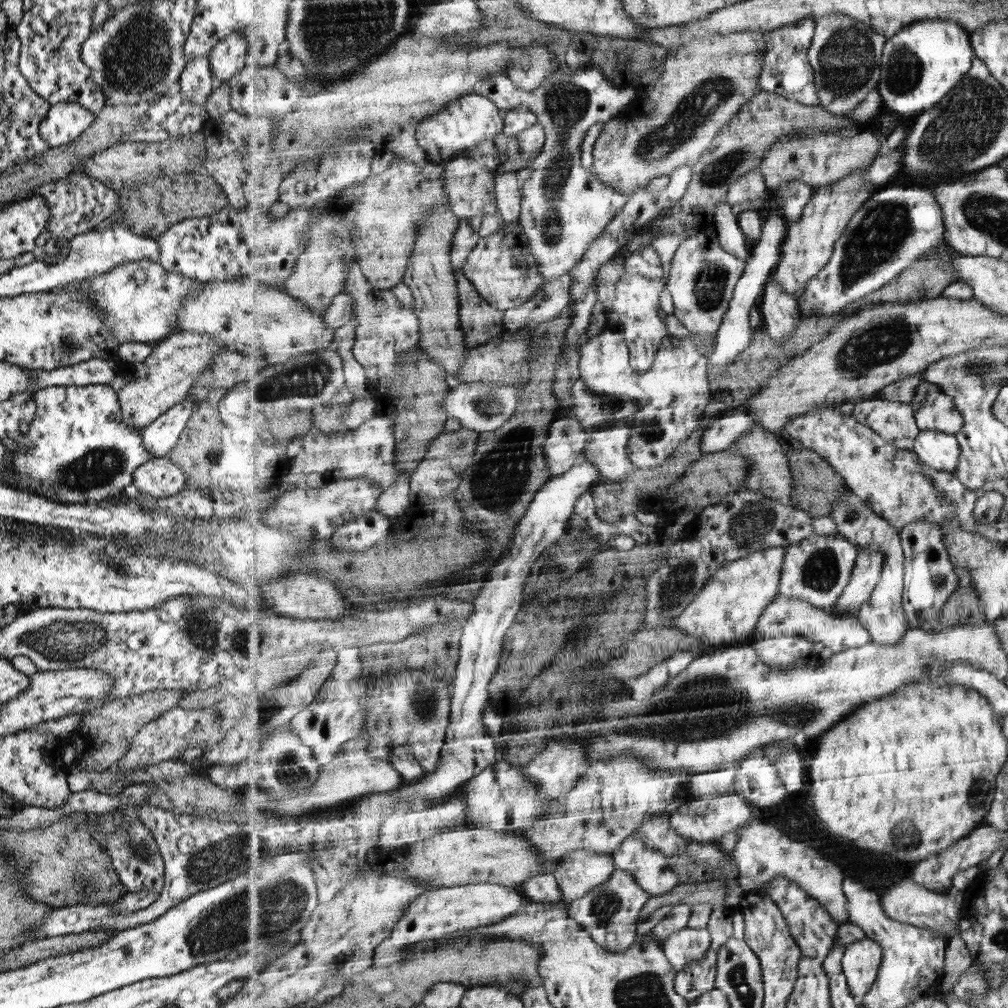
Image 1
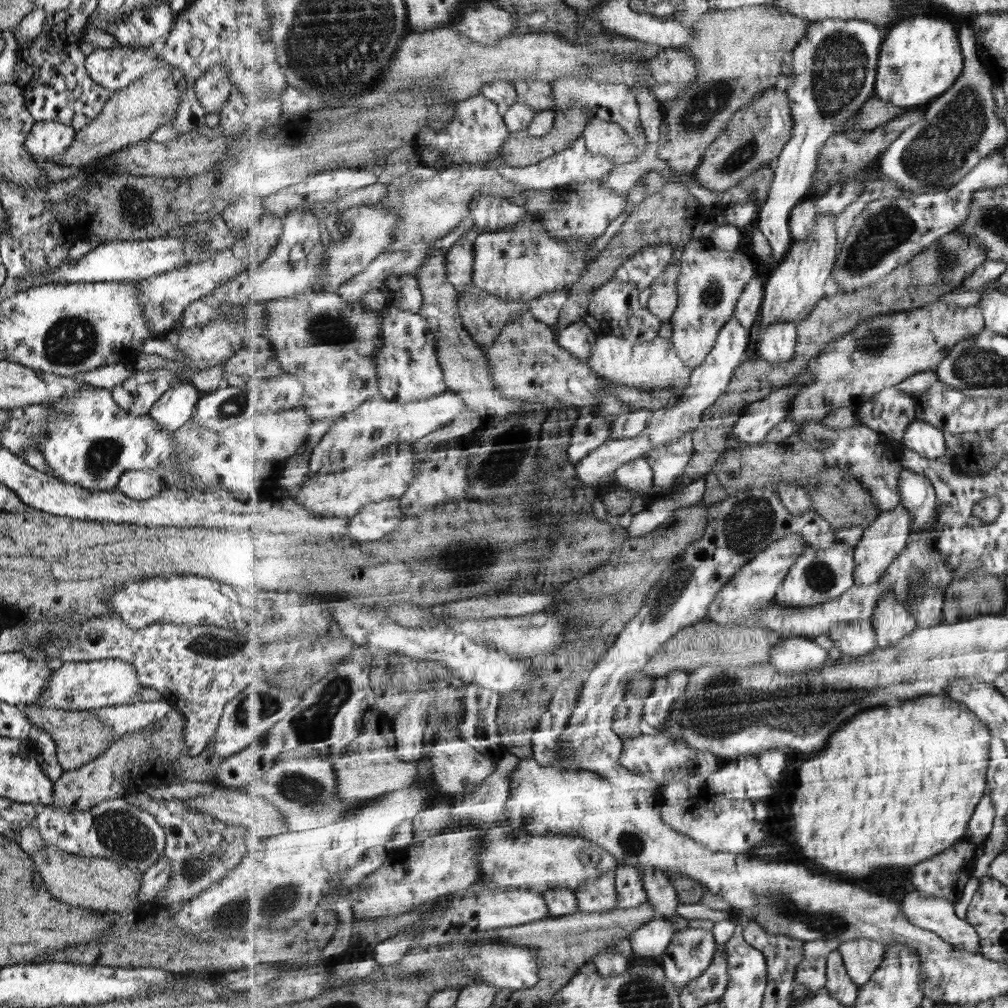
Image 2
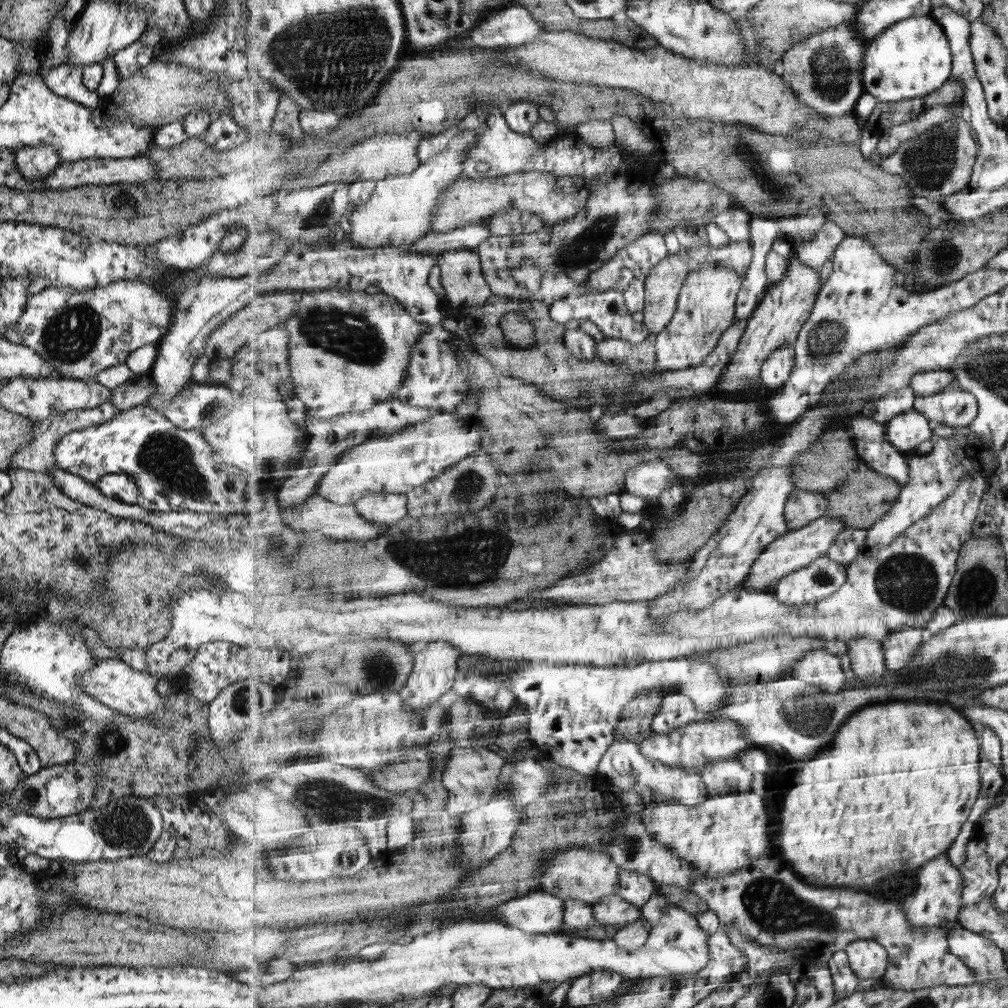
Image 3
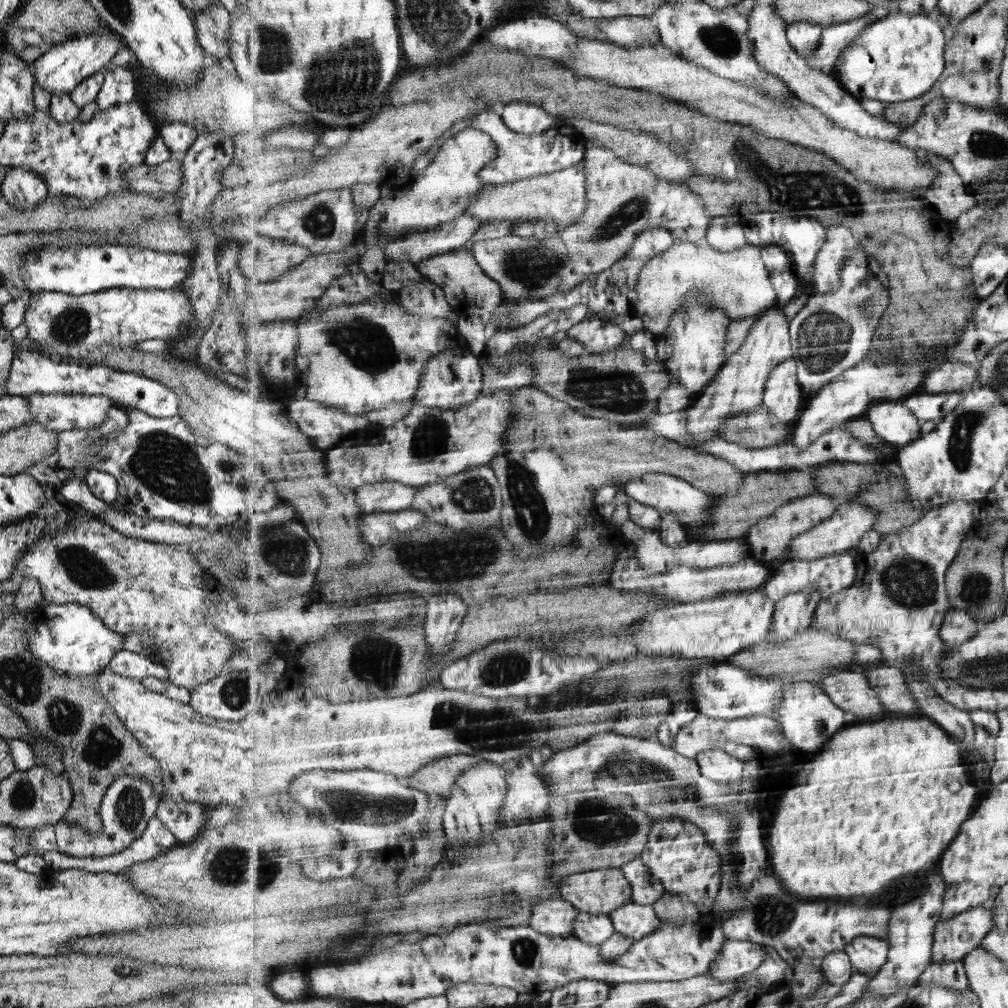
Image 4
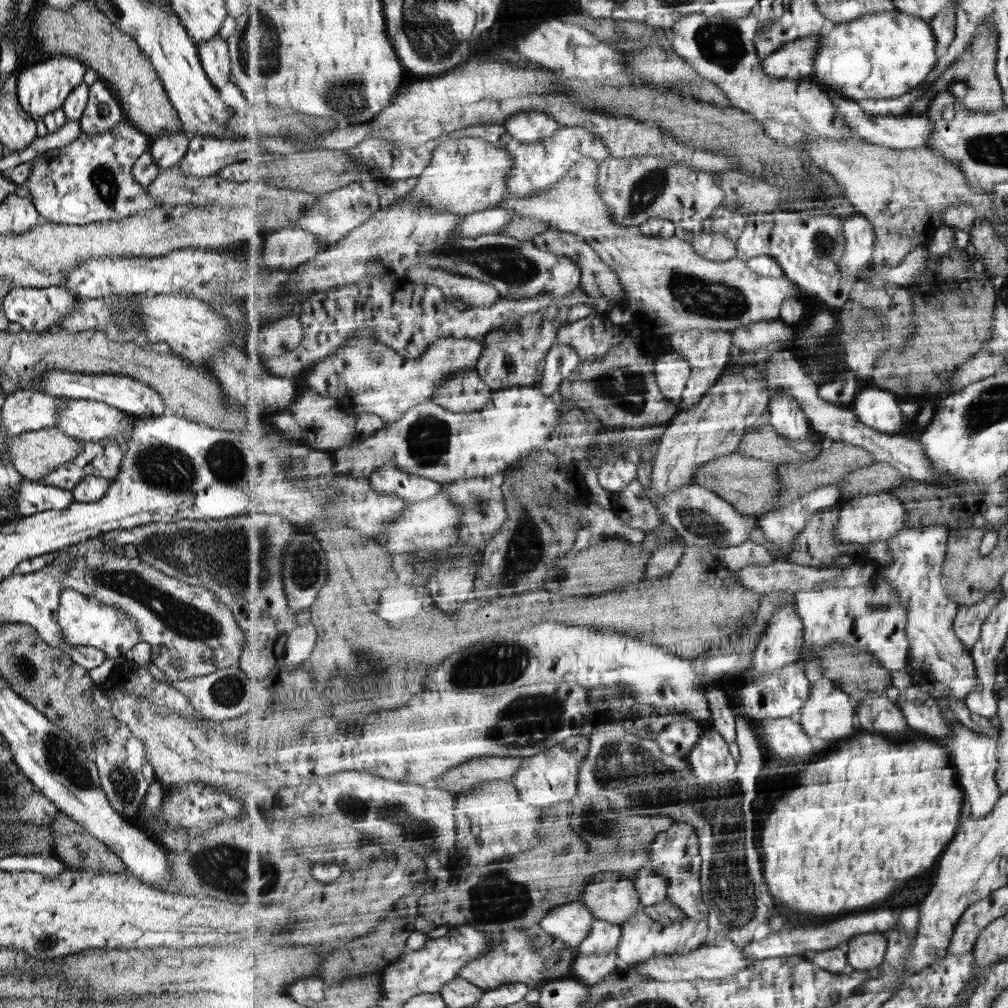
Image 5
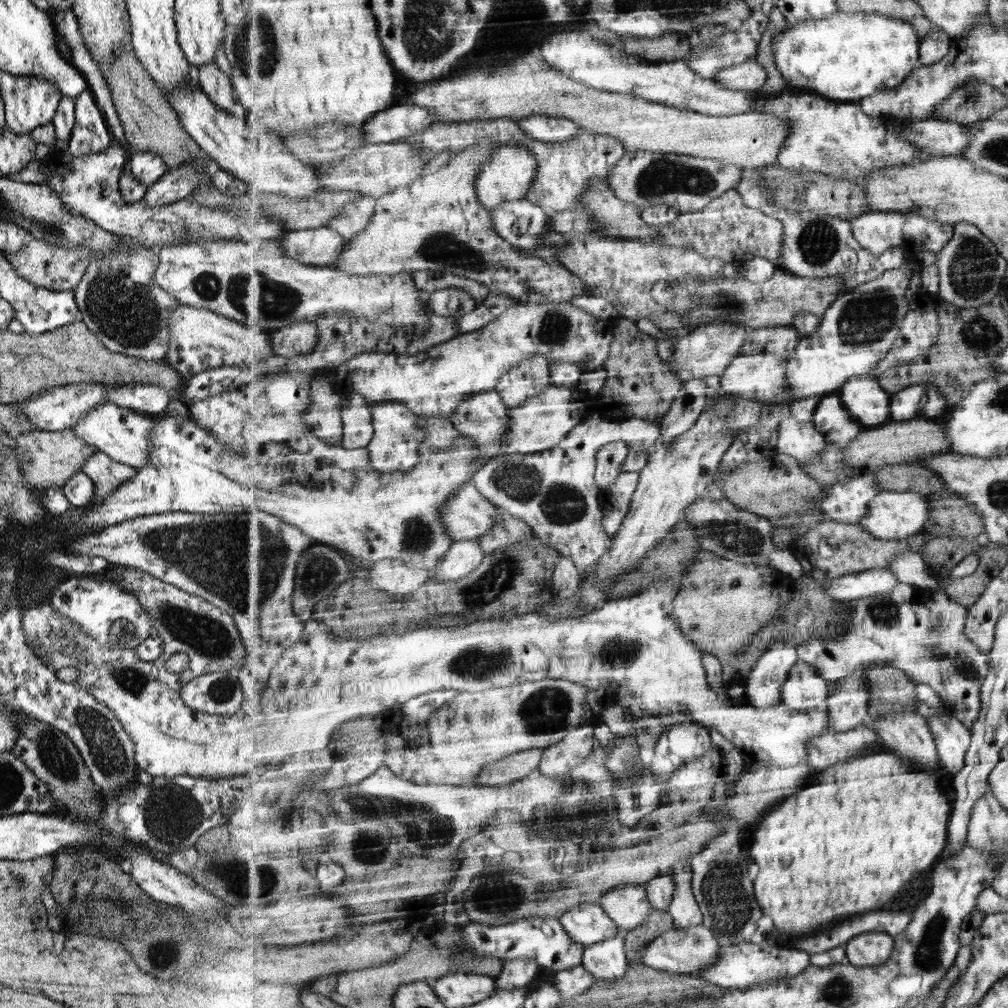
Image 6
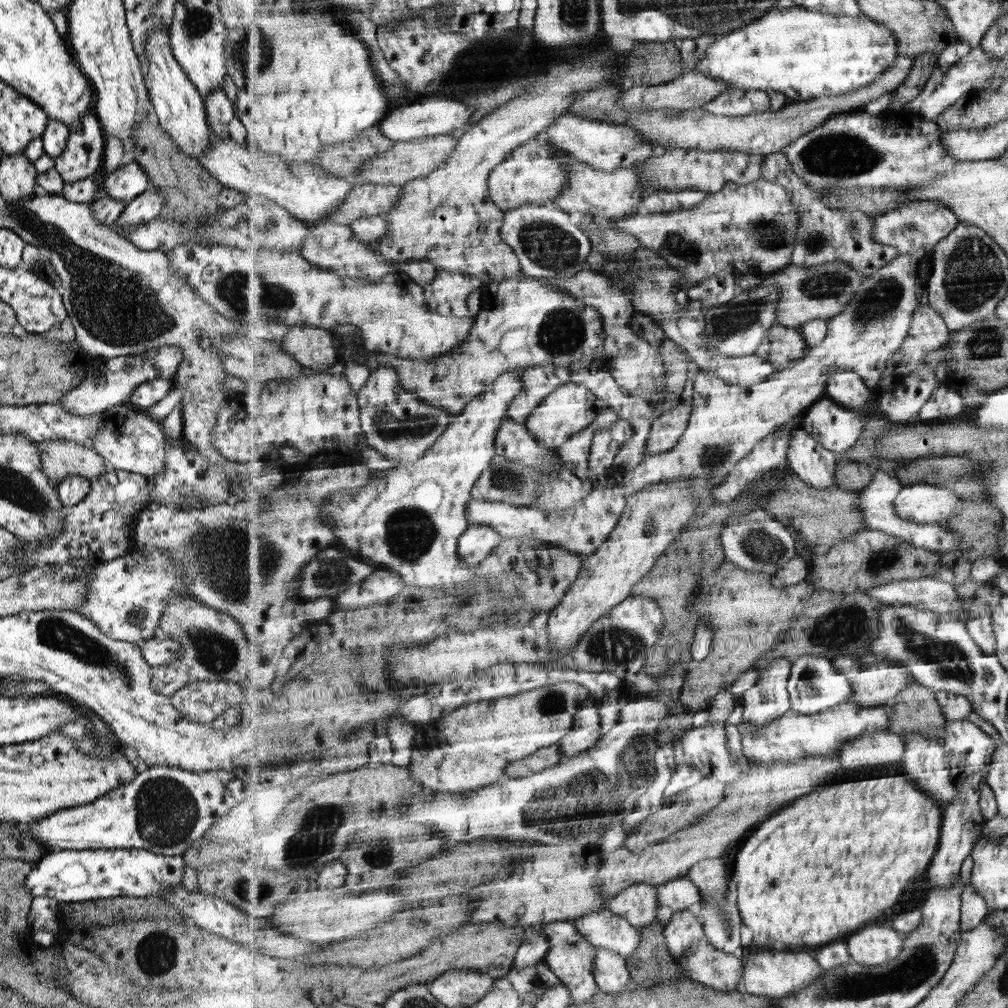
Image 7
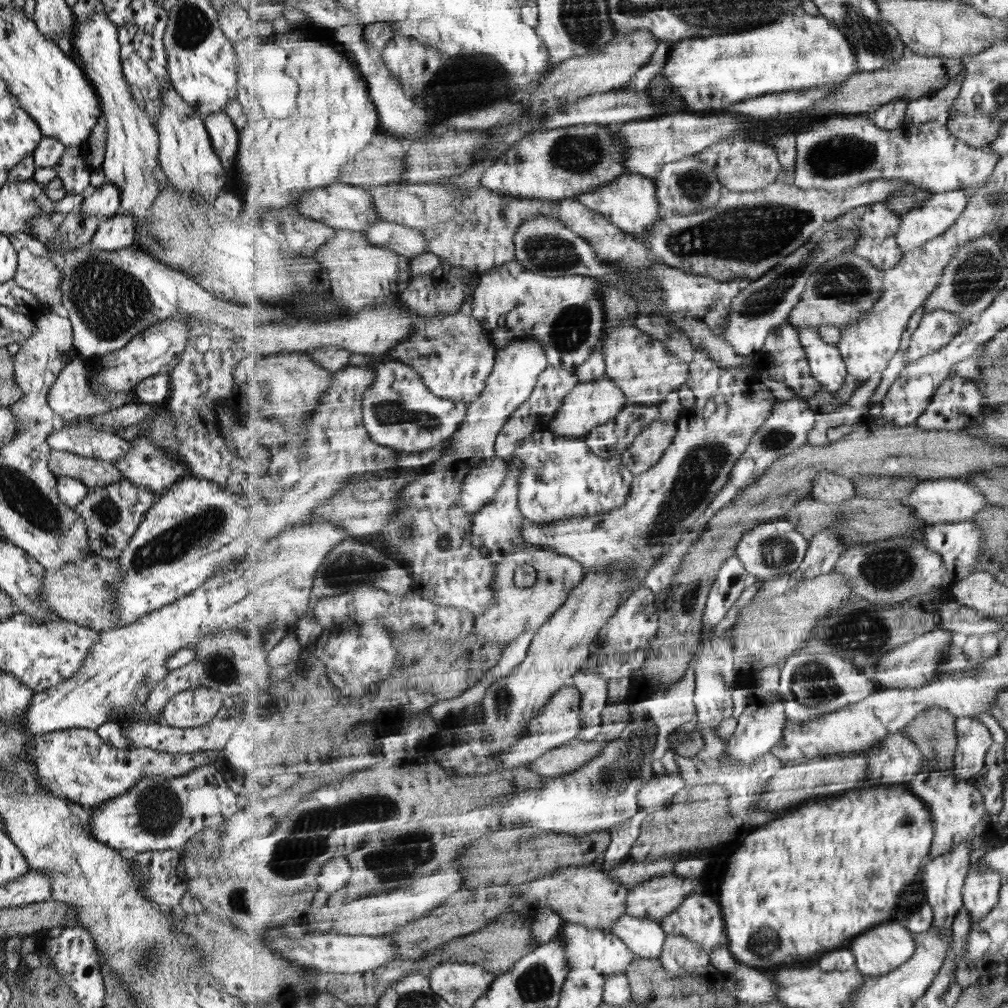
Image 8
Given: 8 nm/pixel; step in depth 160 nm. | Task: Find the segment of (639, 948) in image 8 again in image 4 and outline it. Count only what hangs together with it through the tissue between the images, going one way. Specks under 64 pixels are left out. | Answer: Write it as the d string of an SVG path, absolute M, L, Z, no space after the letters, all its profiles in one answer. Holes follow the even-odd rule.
M563 898L542 900L533 907L533 917L530 924L537 932L547 936L575 936L577 909Z

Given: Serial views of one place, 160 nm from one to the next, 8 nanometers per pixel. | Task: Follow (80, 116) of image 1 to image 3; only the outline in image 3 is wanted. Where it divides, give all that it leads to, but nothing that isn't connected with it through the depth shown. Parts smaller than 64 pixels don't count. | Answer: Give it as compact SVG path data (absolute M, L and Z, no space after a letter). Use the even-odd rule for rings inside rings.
M47 144L39 147L21 147L14 152L14 156L15 169L23 177L20 187L27 190L37 179L47 179L47 175L59 164L57 151Z

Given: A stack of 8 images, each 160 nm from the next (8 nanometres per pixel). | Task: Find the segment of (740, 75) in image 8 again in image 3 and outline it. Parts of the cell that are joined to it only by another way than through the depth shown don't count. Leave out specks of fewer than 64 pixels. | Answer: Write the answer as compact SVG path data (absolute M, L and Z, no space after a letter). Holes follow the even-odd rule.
M913 15L892 24L867 42L862 70L864 92L881 102L923 98L947 83L952 70L952 48L944 26L932 15Z

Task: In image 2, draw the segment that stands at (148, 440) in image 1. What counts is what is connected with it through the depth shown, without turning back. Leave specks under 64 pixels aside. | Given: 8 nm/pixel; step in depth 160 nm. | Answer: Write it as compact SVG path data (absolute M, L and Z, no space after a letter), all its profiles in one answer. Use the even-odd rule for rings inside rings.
M189 382L171 385L151 405L148 415L158 424L157 428L173 434L190 418L199 392Z

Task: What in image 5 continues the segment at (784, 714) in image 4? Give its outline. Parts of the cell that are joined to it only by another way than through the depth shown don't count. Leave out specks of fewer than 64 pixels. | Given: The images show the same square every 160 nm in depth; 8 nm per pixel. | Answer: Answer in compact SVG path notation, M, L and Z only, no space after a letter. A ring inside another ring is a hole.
M824 677L817 682L812 682L812 692L811 697L809 697L809 703L807 703L807 705L805 705L801 711L802 712L798 715L798 717L796 717L796 719L802 724L802 729L804 732L810 737L816 738L816 740L819 742L834 744L837 741L852 737L859 729L855 704L853 704L851 696L849 696L849 694L845 694L843 690L839 689L838 684L835 683L835 681L827 677Z

